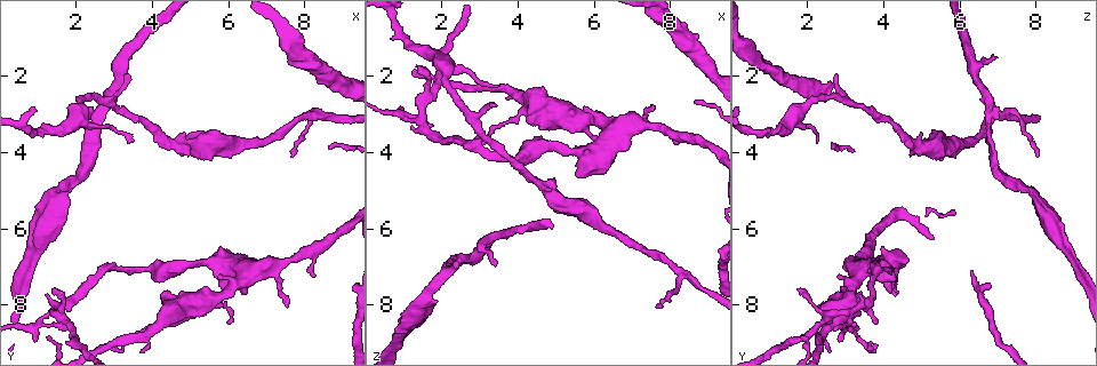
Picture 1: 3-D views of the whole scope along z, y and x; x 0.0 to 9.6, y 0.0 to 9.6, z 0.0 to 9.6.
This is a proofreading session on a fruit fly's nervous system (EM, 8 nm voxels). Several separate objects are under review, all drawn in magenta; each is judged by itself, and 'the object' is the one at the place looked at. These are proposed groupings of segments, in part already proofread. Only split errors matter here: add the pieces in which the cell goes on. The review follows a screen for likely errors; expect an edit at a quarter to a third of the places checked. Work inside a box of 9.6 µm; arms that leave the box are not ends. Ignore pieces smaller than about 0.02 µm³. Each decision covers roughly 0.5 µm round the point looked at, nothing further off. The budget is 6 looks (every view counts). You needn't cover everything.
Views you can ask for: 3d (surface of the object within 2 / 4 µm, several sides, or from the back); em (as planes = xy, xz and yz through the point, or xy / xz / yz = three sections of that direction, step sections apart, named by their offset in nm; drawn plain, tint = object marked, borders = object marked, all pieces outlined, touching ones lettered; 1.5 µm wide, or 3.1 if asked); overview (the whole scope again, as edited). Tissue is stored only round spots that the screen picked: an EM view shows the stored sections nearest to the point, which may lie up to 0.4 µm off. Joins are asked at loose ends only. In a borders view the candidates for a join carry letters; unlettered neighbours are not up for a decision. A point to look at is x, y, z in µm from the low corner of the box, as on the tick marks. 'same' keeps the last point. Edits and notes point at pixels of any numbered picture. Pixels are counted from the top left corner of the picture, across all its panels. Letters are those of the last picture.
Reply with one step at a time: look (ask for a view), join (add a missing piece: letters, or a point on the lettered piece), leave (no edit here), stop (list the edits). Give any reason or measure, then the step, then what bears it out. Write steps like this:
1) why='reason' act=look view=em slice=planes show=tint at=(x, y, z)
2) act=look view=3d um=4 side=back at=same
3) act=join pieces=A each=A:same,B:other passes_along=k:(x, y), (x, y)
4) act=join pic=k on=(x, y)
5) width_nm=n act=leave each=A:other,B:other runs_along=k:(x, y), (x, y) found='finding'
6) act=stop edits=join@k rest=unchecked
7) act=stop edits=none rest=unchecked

why='tapers out' act=look view=3d um=2 at=(7.50, 8.05, 2.80)

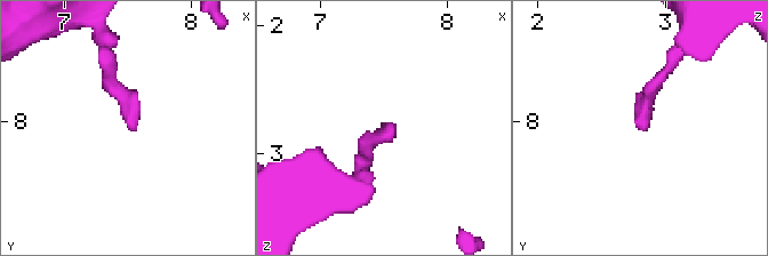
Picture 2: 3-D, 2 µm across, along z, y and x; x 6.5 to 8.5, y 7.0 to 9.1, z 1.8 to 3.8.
act=look view=em slice=planes show=tint at=(7.52, 8.06, 2.76)

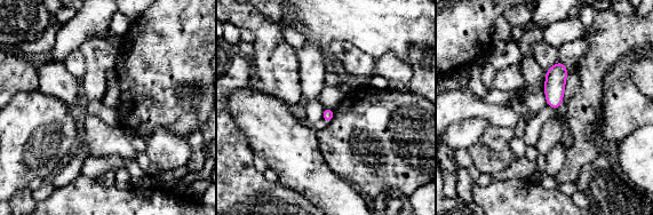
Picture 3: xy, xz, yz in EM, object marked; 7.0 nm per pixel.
why='what lies round it' act=look view=em slice=planes show=borders at=same

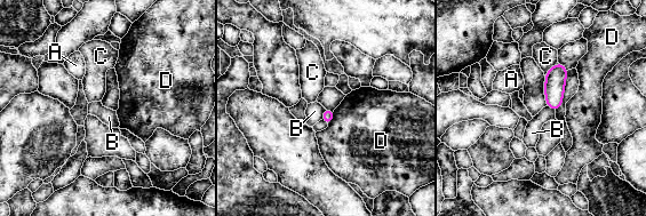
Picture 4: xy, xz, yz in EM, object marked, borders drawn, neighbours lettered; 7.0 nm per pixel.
act=leave each=A:other,B:other,C:other,D:other found='none of them fits'

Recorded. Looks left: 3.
why='an open end' act=look view=em slice=planes show=borders at=(5.75, 7.20, 2.85)

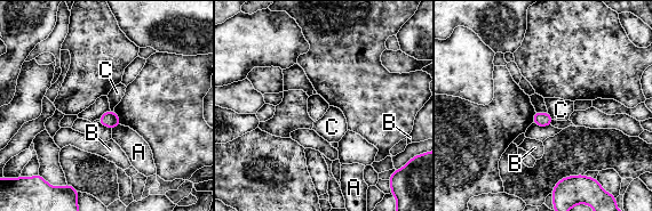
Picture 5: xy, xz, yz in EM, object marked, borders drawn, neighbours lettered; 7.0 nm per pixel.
act=leave each=A:other,B:other,C:other border=5:(548, 112), (553, 119) found='none of them fits'

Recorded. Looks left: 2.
why='an open end' act=look view=em slice=planes show=borders at=(3.45, 1.50, 6.85)

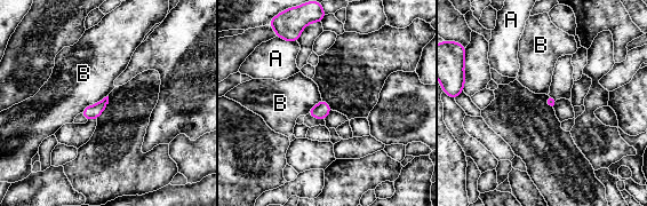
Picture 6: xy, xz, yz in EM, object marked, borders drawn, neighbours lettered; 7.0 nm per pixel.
act=leave each=A:other,B:other border=6:(108, 95), (87, 105), (80, 112) found='no lettered piece goes on from it'

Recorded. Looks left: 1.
act=stop edits=none rest=unchecked

